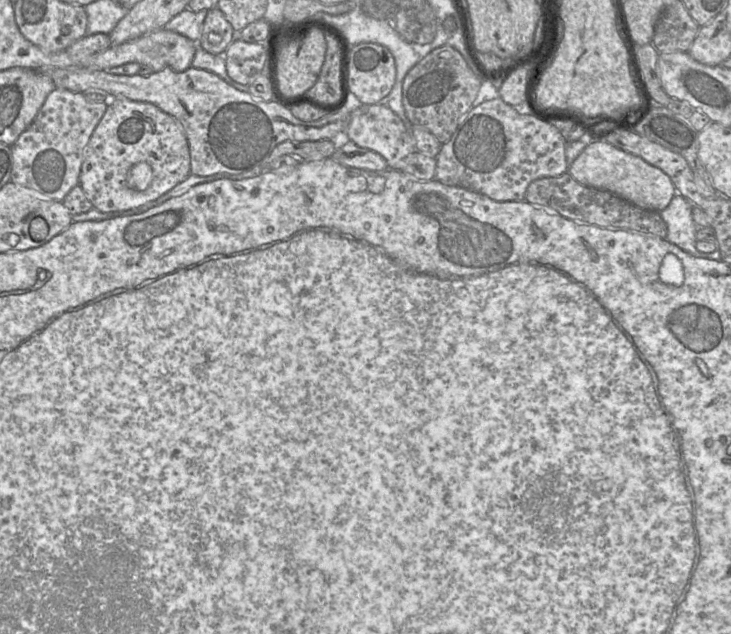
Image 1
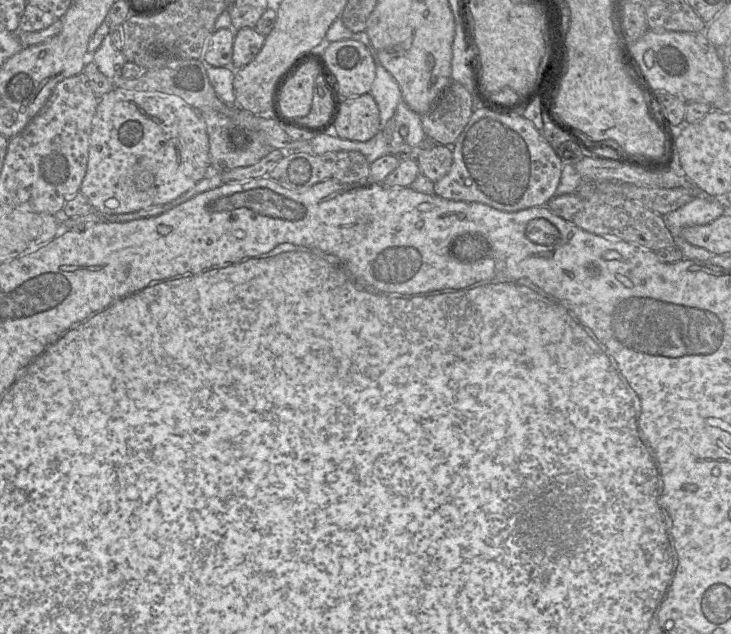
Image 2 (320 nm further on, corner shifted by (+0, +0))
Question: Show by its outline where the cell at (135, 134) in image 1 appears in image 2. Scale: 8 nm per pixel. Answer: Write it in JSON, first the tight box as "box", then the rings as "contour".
{"box":[80,88,211,216],"contour":[[[114,88],[98,101],[92,120],[86,174],[80,192],[101,216],[151,209],[173,201],[211,173],[209,138],[202,115],[181,98],[162,92]]]}

